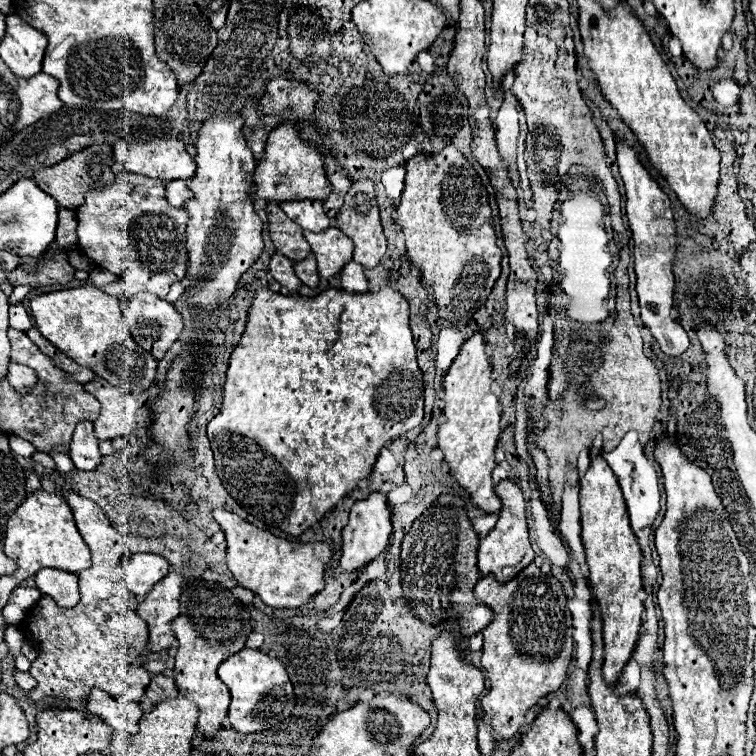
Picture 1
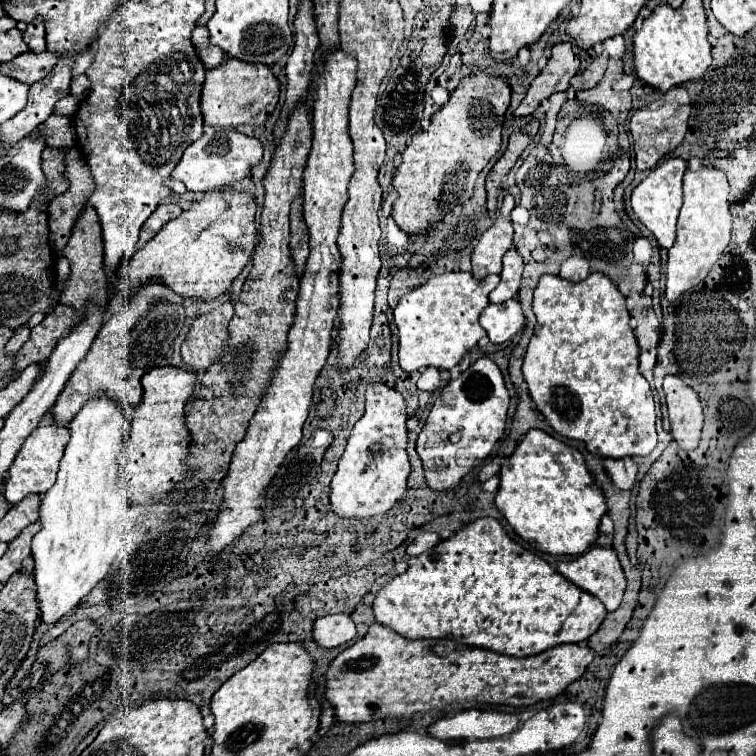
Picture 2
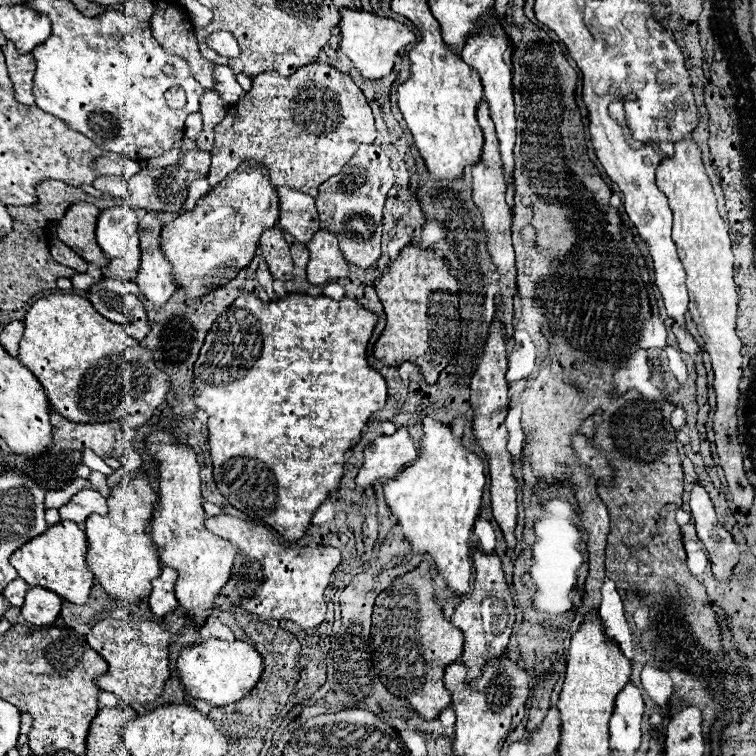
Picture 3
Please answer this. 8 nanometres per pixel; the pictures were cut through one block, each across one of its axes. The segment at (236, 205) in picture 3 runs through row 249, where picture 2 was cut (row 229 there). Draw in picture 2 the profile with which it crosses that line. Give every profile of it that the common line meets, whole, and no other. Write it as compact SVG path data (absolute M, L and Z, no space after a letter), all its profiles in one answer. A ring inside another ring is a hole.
M210 190L204 194L202 200L192 202L190 210L184 210L176 220L170 220L160 234L156 234L146 246L142 246L130 260L126 260L120 268L118 292L124 300L134 296L136 288L142 286L150 278L158 278L166 286L170 286L180 296L198 296L202 300L212 300L224 294L234 278L244 270L248 260L252 258L258 232L256 232L256 200L248 192L238 190Z

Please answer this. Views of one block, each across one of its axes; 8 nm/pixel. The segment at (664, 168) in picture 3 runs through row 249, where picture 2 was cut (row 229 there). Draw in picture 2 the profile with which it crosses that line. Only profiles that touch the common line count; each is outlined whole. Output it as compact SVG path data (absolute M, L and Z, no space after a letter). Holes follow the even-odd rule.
M702 166L696 172L686 170L684 204L678 216L676 242L668 250L668 264L666 264L666 298L670 302L682 292L704 284L704 278L712 270L714 262L720 260L724 248L730 242L730 230L732 230L732 218L730 218L730 204L728 204L726 174L710 166Z

